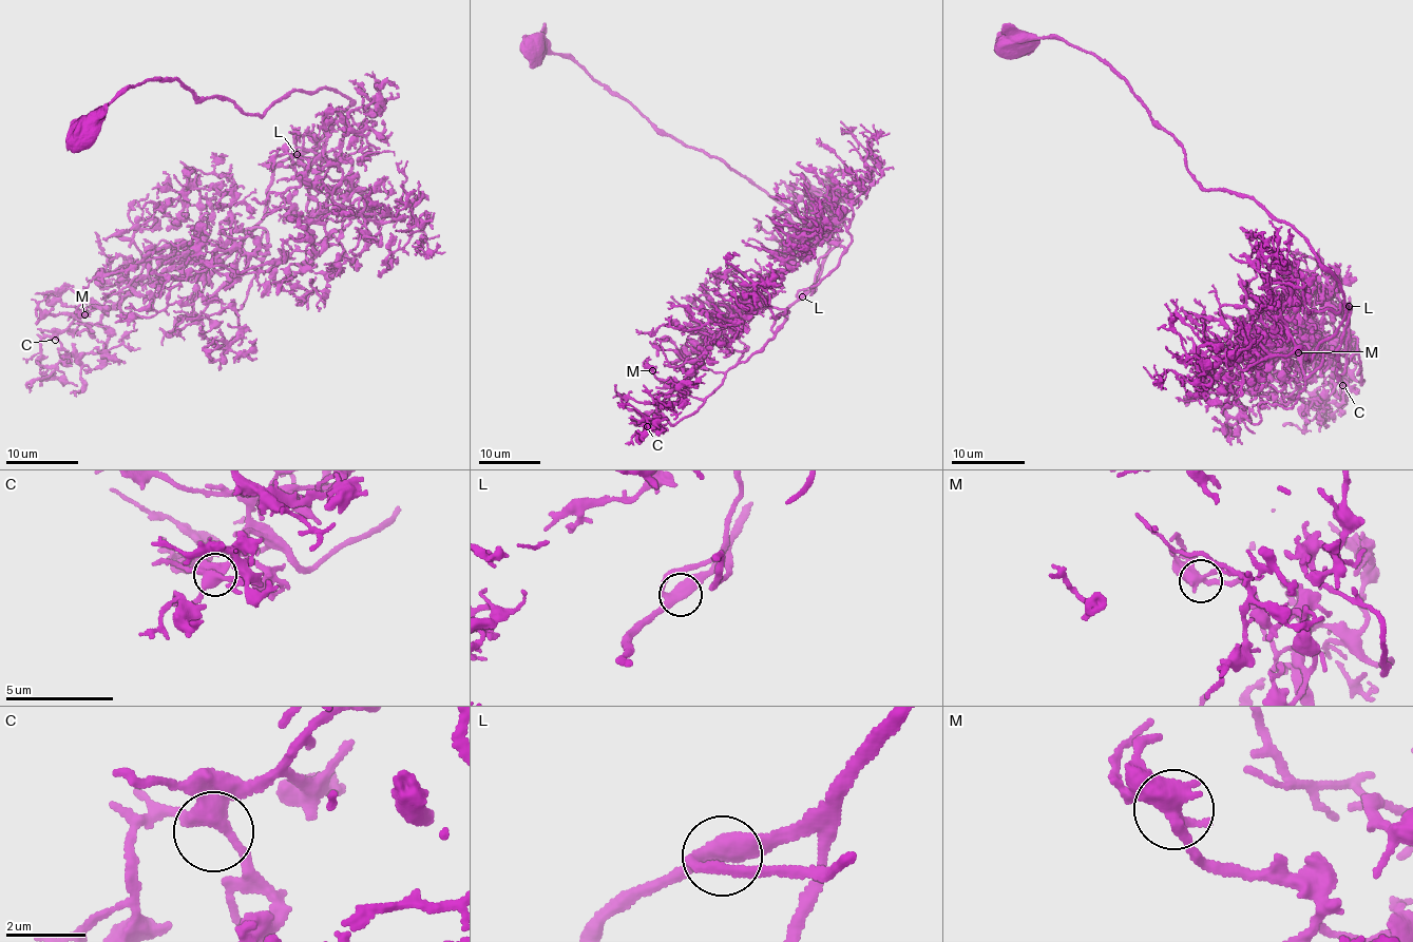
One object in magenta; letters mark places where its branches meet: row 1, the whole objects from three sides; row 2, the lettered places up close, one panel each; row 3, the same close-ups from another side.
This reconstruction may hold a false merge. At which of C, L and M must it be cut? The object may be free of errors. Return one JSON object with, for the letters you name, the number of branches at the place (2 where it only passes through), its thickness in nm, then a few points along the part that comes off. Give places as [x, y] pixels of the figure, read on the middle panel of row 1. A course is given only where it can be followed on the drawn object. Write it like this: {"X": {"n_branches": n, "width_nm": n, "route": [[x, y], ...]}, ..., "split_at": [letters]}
{"split_at": []}

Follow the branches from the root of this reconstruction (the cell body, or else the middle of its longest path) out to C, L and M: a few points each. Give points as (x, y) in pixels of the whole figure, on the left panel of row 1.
C: (84, 131), (160, 77), (262, 115), (300, 90), (350, 100), (274, 168), (227, 257), (170, 254), (55, 340)
L: (84, 131), (91, 137), (113, 99), (160, 77), (262, 115), (300, 90), (331, 88), (350, 100), (297, 155)
M: (84, 131), (160, 77), (262, 115), (350, 100), (227, 257), (160, 241), (84, 314)

